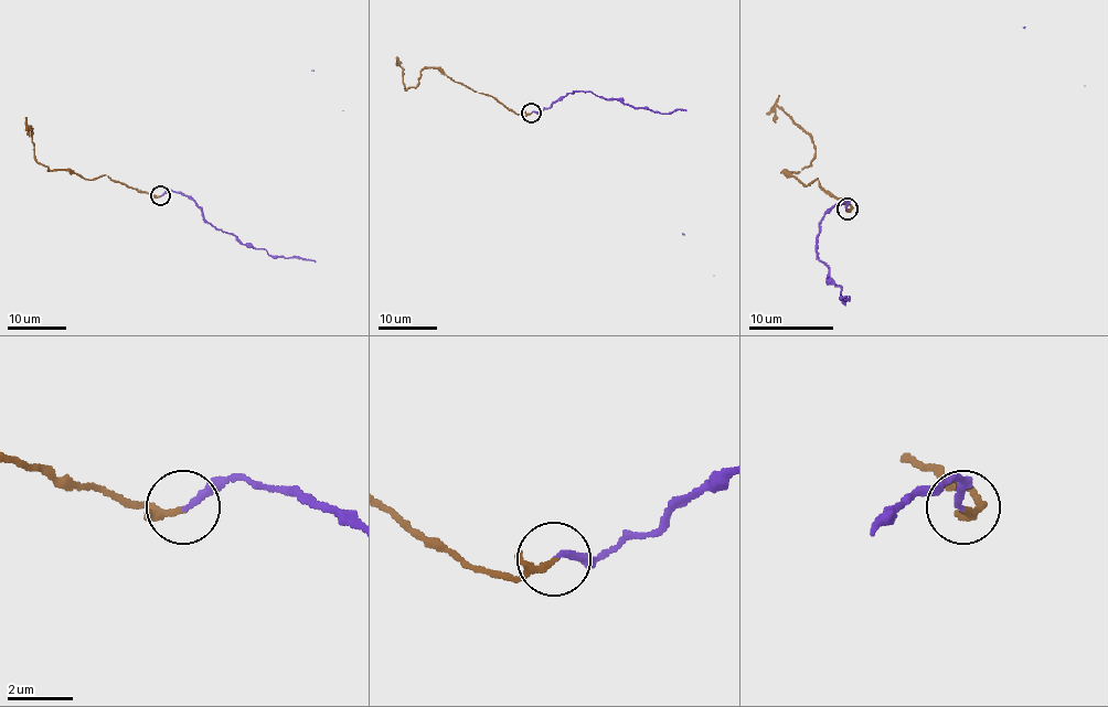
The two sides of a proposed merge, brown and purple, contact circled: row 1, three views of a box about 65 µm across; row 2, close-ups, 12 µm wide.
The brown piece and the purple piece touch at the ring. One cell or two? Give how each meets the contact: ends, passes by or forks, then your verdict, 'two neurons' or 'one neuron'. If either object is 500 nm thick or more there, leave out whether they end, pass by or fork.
brown passes by; purple ends there; one neuron

